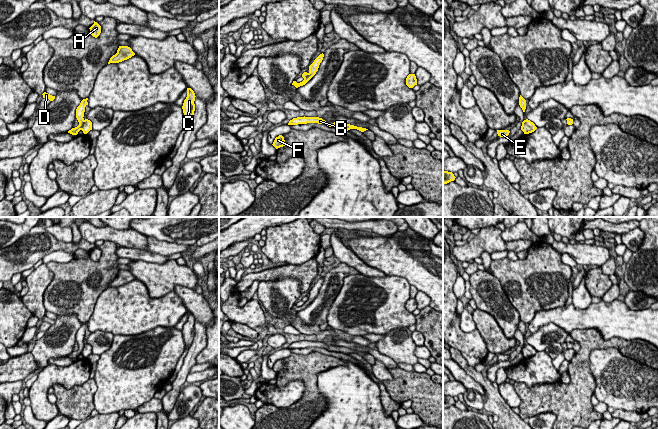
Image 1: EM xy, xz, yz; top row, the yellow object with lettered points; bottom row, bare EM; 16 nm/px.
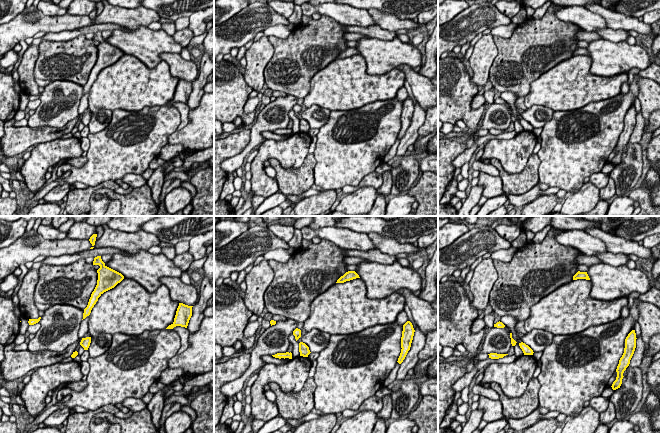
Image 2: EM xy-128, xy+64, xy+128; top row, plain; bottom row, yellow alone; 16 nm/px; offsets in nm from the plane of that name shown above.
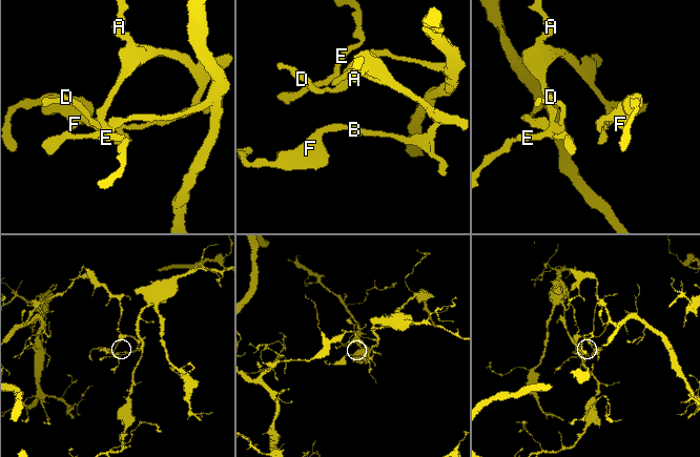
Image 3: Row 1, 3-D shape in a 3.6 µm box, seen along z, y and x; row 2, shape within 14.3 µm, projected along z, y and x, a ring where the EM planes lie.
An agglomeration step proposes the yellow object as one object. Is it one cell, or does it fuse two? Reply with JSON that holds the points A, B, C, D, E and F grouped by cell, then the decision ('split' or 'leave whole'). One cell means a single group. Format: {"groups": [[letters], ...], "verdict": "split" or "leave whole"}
{"groups": [["A", "B", "E", "F"], ["C", "D"]], "verdict": "split"}

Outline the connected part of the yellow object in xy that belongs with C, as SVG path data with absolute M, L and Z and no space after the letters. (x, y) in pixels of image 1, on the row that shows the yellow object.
M187 88L187 97L184 100L182 109L184 113L185 124L190 123L195 111L195 93L191 88Z

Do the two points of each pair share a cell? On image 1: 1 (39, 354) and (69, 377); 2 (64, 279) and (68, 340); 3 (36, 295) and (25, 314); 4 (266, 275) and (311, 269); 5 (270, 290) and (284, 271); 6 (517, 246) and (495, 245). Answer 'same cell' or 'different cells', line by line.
1: different cells
2: different cells
3: different cells
4: same cell
5: different cells
6: different cells

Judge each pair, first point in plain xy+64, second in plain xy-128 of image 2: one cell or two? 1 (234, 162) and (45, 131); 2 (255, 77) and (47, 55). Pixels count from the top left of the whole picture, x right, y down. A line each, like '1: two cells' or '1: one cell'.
1: two cells
2: two cells

